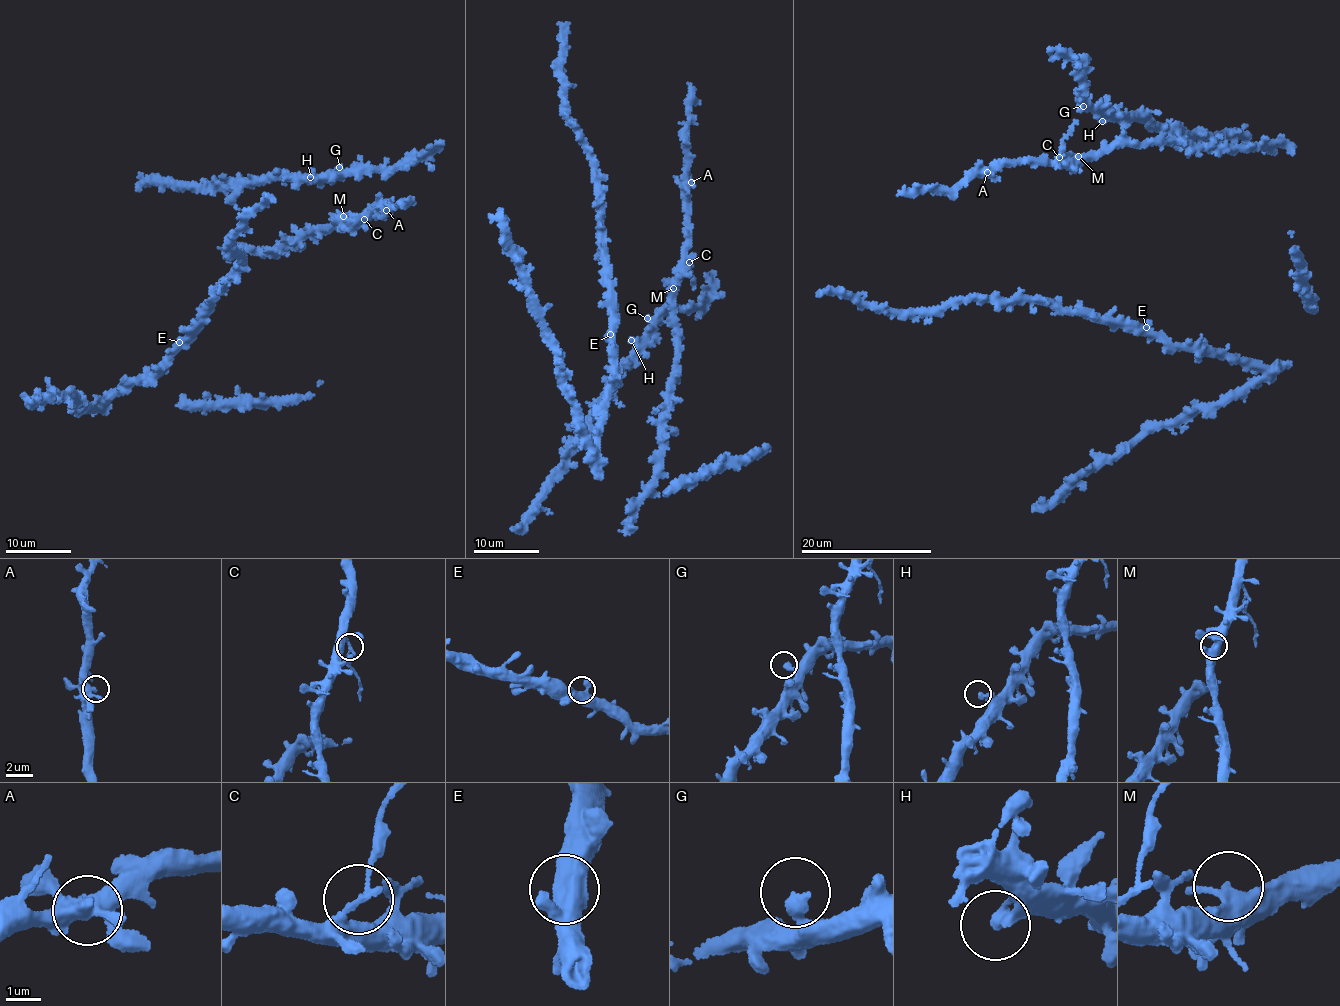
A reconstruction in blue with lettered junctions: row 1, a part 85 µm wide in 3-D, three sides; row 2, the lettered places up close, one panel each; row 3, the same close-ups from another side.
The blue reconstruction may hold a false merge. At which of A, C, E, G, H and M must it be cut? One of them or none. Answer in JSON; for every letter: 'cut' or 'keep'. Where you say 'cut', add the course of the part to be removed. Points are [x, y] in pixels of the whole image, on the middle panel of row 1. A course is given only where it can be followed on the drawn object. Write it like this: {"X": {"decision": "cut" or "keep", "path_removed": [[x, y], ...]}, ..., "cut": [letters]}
{"A": {"decision": "keep"}, "C": {"decision": "cut", "path_removed": [[689, 261], [687, 267], [693, 288]]}, "E": {"decision": "keep"}, "G": {"decision": "keep"}, "H": {"decision": "keep"}, "M": {"decision": "keep"}, "cut": ["C"]}

